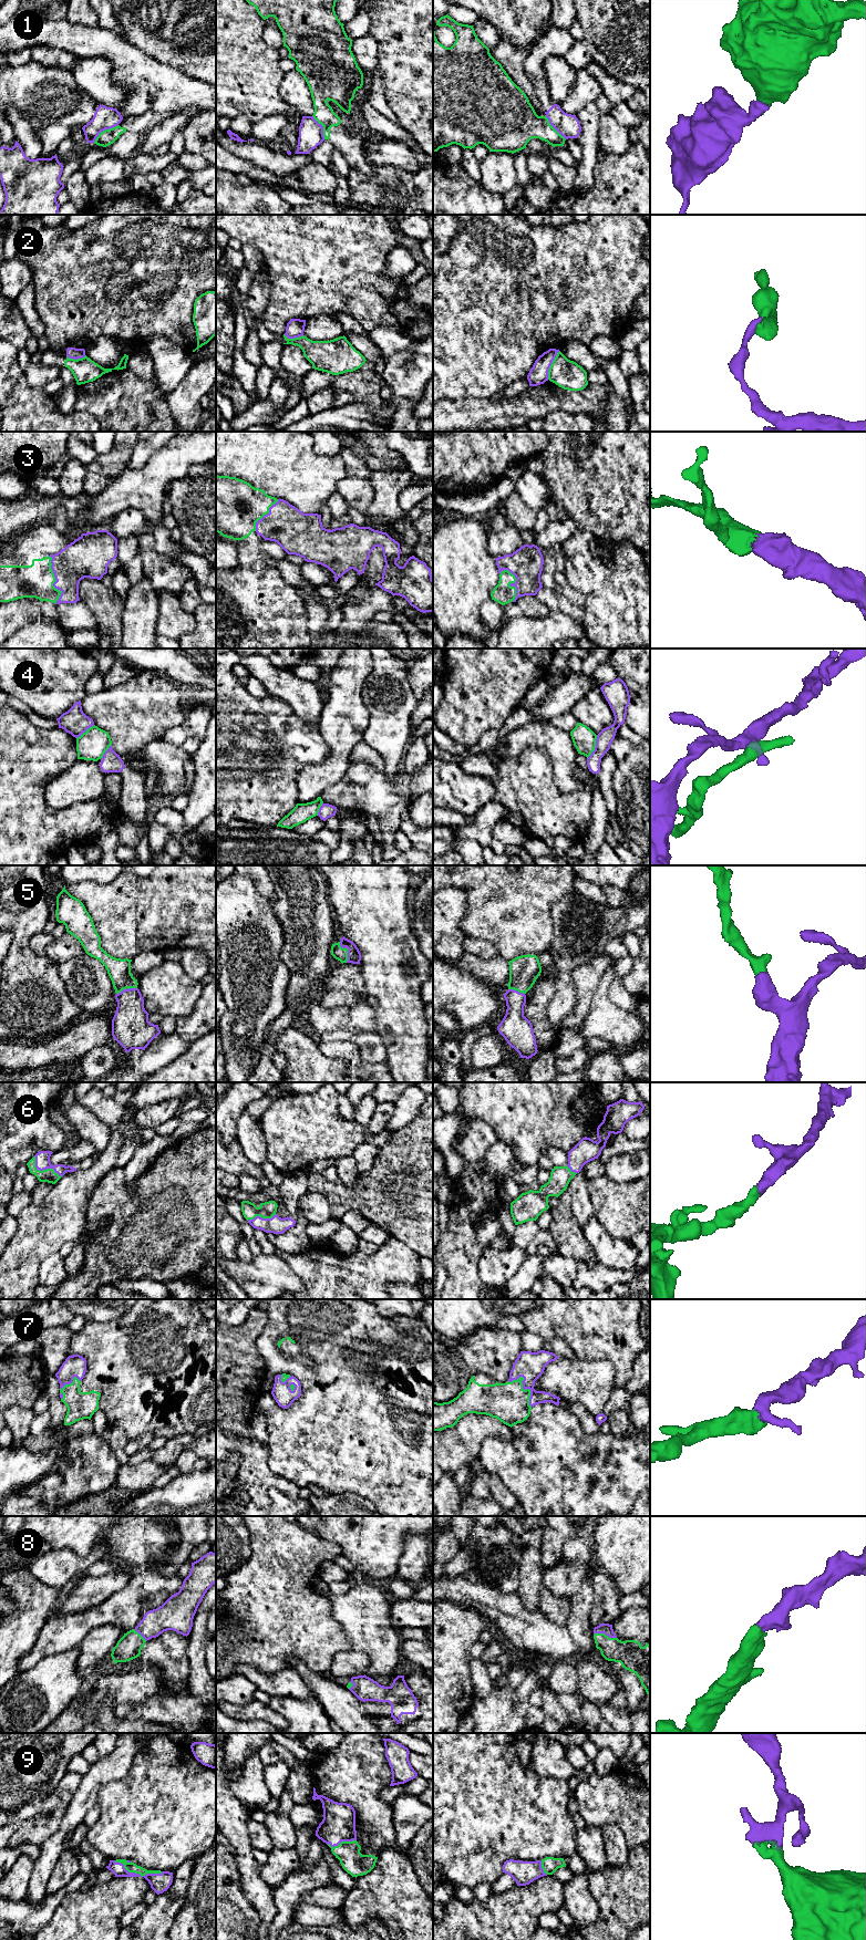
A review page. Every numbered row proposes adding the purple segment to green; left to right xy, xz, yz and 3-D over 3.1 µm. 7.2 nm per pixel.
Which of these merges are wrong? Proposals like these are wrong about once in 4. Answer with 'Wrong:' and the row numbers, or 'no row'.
Wrong: 1, 2, 4

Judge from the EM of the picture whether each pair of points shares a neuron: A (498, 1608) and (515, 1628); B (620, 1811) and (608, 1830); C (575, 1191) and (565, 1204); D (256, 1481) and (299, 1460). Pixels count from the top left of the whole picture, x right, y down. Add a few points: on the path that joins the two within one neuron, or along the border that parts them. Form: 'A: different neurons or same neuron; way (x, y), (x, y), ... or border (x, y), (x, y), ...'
A: same neuron; way (503, 1612), (514, 1624)
B: different neurons; border (602, 1826), (616, 1824), (622, 1833), (627, 1845)
C: different neurons; border (566, 1190), (570, 1199), (571, 1212), (578, 1222)
D: different neurons; border (267, 1446), (268, 1466), (277, 1474), (296, 1484)

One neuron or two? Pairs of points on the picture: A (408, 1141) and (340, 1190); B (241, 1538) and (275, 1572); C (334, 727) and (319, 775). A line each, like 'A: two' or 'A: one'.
A: one
B: two
C: one

